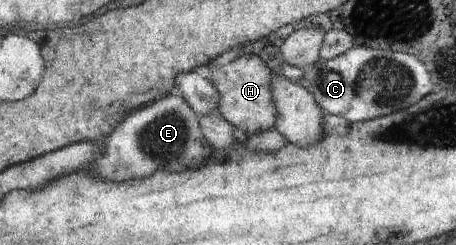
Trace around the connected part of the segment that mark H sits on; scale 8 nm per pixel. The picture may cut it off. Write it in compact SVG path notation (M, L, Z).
M241 55L234 61L223 66L210 67L212 83L222 94L219 114L226 118L234 127L246 132L248 137L260 135L262 132L276 129L278 124L278 108L272 94L273 72L269 66L256 55Z

